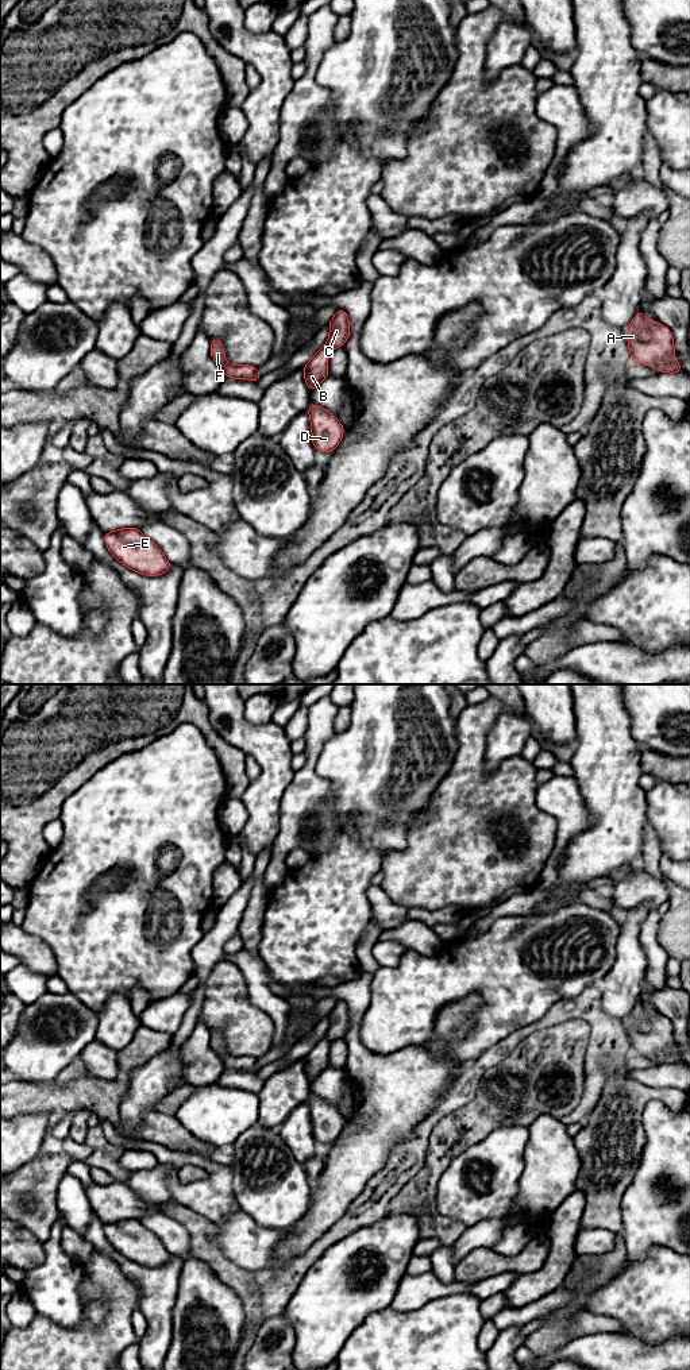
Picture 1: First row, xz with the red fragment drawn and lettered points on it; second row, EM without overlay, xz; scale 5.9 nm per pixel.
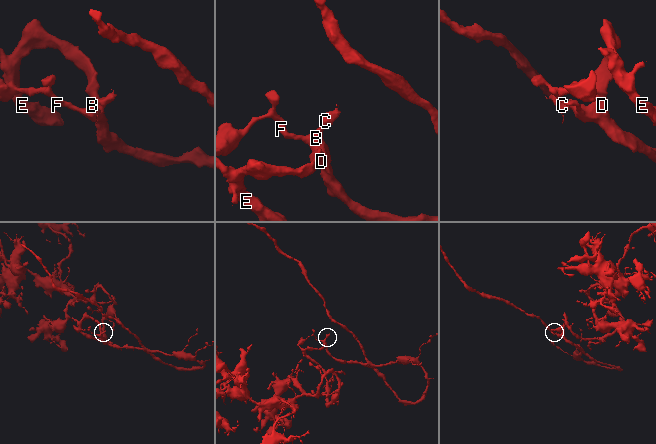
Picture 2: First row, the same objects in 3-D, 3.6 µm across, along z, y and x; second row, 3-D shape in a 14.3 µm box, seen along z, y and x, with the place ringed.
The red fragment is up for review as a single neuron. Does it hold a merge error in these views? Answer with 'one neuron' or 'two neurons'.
two neurons

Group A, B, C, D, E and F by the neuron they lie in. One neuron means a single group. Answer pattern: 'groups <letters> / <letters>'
groups A B D E F / C

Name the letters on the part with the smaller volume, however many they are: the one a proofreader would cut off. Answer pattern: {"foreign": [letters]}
{"foreign": ["C"]}

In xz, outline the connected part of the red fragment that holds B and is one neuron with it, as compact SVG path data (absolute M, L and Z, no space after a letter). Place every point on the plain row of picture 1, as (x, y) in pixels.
M324 1037L302 1058L302 1065L309 1083L315 1081L319 1077L319 1074L329 1066L328 1064L329 1043L331 1043L329 1039Z

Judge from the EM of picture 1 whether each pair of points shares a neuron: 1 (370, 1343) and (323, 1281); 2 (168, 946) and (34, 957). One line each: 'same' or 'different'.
1: different
2: different

